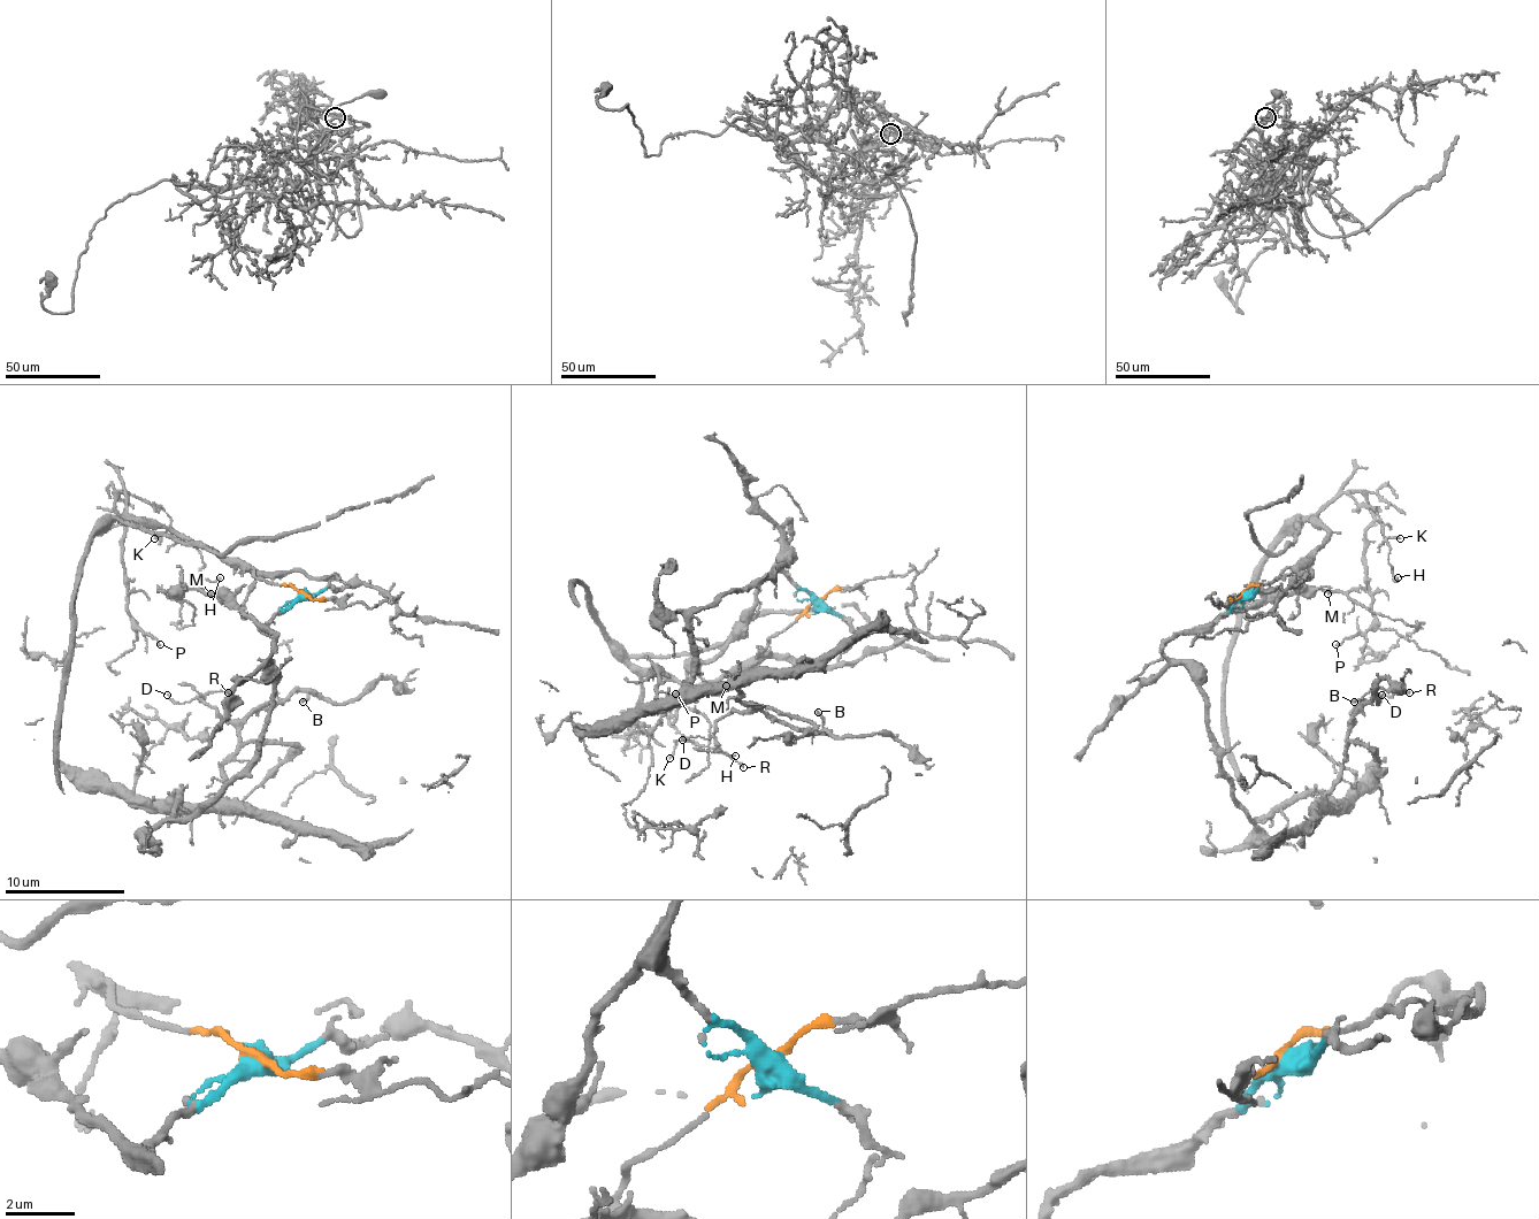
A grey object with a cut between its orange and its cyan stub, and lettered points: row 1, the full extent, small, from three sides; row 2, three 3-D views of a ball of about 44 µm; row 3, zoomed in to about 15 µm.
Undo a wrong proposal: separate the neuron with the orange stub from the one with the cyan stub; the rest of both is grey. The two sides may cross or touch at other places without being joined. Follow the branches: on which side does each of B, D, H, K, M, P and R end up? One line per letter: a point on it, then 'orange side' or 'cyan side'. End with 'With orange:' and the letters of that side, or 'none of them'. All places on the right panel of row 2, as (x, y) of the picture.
B: place (1354, 702); cyan side
D: place (1381, 695); cyan side
H: place (1398, 577); orange side
K: place (1400, 538); orange side
M: place (1327, 593); cyan side
P: place (1335, 644); orange side
R: place (1409, 692); cyan side
With orange: H, K, P

